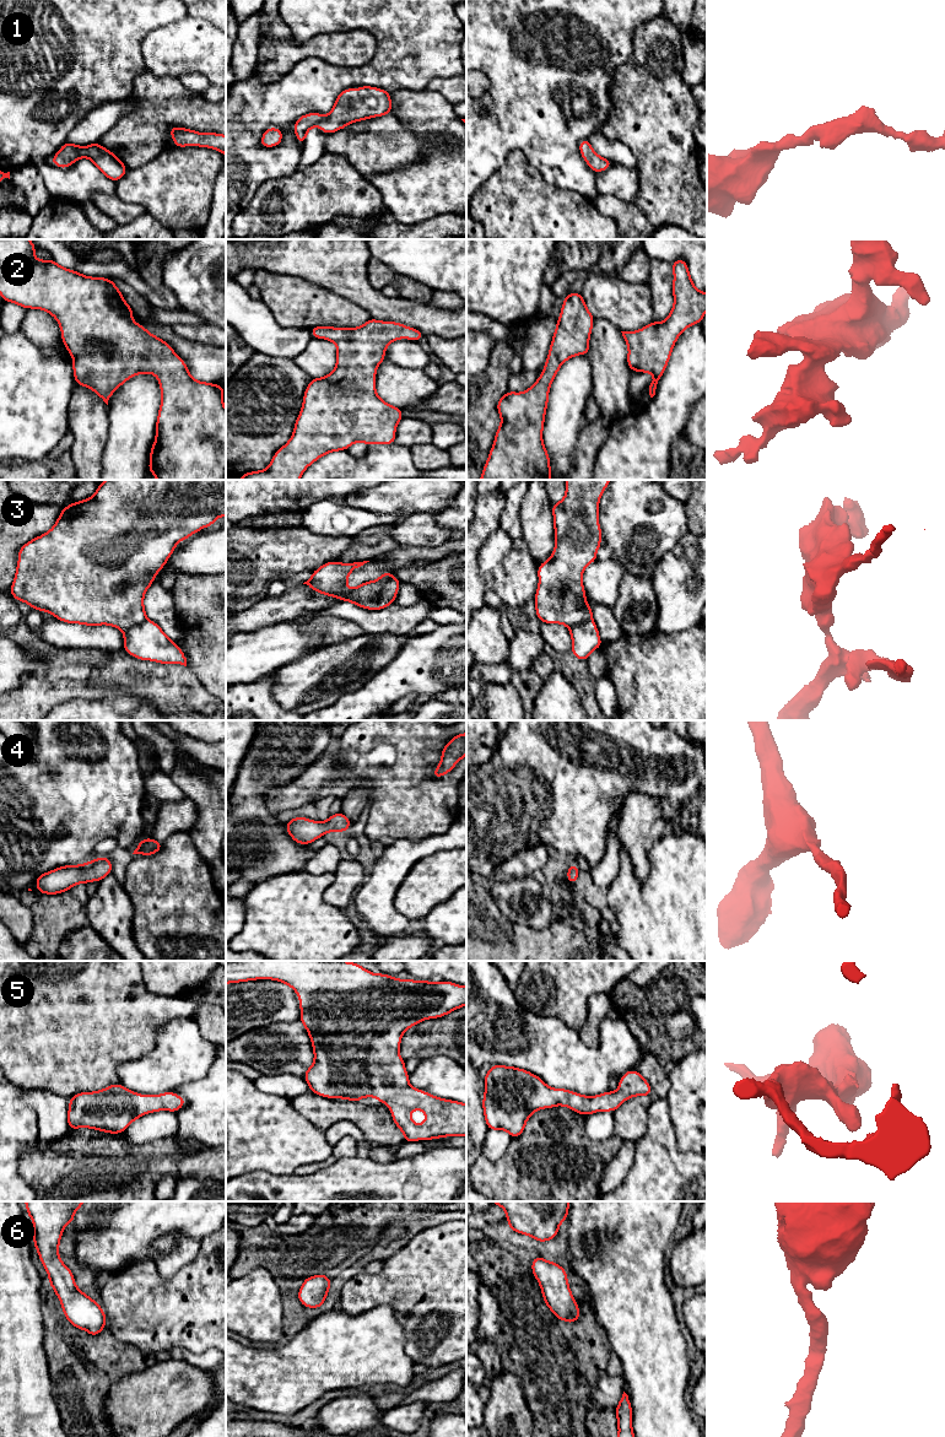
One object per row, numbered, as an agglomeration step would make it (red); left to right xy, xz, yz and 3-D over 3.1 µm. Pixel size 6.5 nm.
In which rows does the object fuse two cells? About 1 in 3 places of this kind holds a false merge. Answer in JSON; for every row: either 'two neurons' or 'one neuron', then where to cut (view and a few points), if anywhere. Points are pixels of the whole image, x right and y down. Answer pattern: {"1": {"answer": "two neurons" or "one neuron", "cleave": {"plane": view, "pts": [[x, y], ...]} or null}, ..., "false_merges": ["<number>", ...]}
{"1": {"answer": "one neuron", "cleave": null}, "2": {"answer": "one neuron", "cleave": null}, "3": {"answer": "two neurons", "cleave": {"plane": "xz", "pts": [[392, 574], [383, 589], [366, 608]]}}, "4": {"answer": "one neuron", "cleave": null}, "5": {"answer": "one neuron", "cleave": null}, "6": {"answer": "one neuron", "cleave": null}, "false_merges": ["3"]}

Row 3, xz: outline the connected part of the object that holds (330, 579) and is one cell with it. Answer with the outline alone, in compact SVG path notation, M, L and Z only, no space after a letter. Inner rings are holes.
M369 561L353 563L326 562L315 569L312 577L303 584L307 584L314 591L319 591L326 596L335 596L367 609L369 603L382 593L385 583L393 576L385 571L378 579L364 582L350 590L347 588L349 574L367 562Z

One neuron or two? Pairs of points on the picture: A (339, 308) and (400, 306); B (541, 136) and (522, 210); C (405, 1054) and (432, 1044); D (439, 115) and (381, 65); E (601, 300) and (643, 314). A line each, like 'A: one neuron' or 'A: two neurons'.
A: two neurons
B: two neurons
C: one neuron
D: two neurons
E: one neuron

